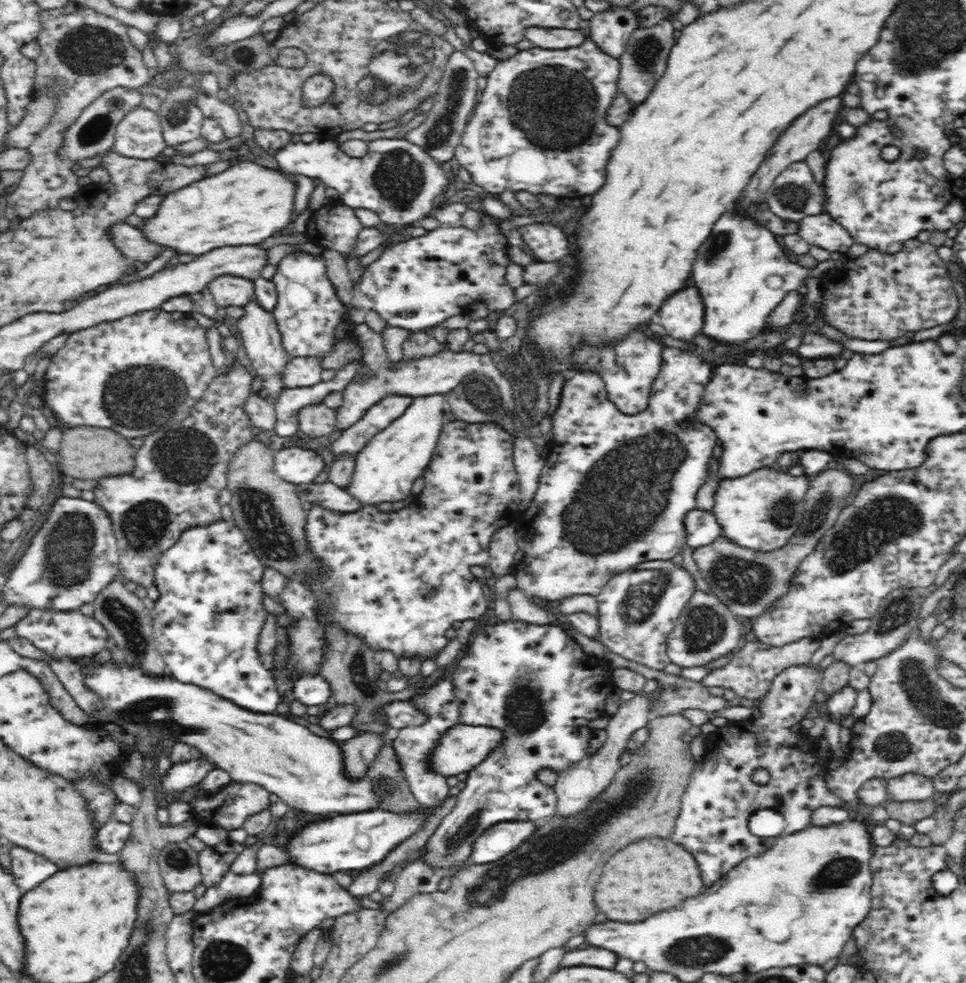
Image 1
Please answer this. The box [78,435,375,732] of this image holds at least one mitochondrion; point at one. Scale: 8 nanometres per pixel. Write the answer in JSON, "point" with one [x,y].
{"point":[272,535]}

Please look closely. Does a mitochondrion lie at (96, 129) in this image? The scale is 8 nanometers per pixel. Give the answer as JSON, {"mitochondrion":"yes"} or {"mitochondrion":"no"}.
{"mitochondrion":"yes"}

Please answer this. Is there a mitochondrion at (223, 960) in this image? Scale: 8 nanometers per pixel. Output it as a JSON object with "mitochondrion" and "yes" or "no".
{"mitochondrion":"yes"}

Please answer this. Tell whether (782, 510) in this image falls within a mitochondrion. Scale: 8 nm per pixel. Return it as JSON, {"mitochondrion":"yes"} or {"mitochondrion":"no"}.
{"mitochondrion":"yes"}

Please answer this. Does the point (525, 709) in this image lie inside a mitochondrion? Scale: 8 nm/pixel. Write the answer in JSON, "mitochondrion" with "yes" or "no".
{"mitochondrion":"yes"}

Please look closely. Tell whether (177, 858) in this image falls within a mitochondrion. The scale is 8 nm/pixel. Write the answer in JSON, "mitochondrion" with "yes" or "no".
{"mitochondrion":"yes"}

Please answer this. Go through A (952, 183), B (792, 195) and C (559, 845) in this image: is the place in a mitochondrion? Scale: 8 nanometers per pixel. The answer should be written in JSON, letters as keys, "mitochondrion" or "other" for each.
{"A":"other","B":"mitochondrion","C":"mitochondrion"}

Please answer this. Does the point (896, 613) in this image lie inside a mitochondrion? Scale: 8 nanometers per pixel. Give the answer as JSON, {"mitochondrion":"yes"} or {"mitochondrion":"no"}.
{"mitochondrion":"yes"}

